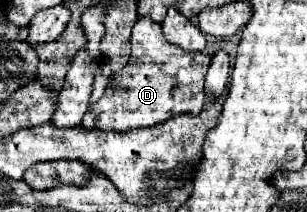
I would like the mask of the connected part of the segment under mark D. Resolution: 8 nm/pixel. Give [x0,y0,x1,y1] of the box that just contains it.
[78,18,210,132]

